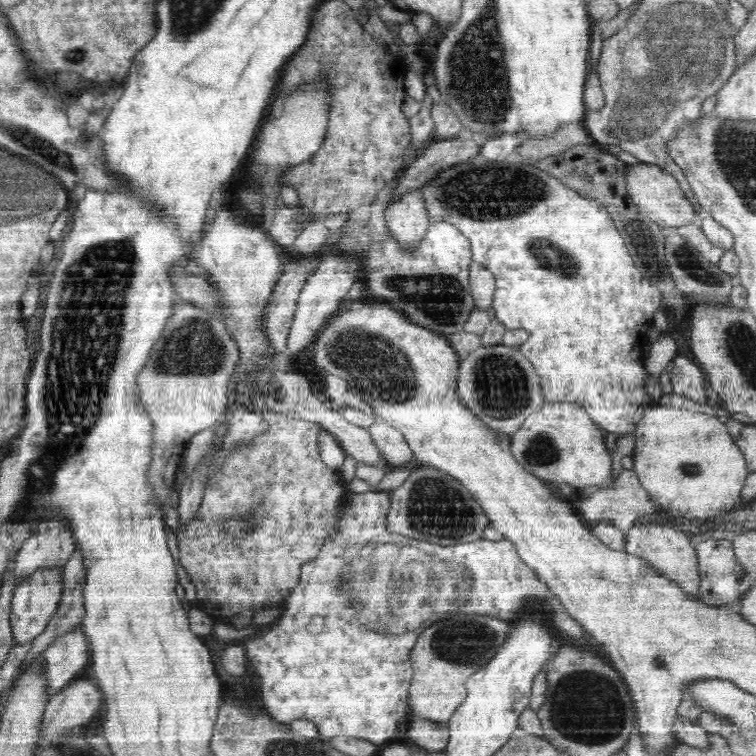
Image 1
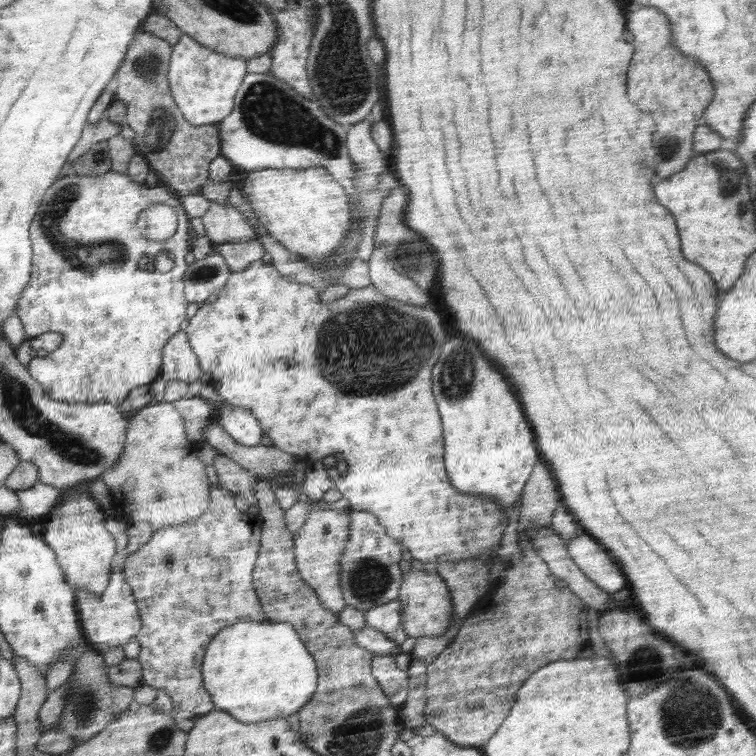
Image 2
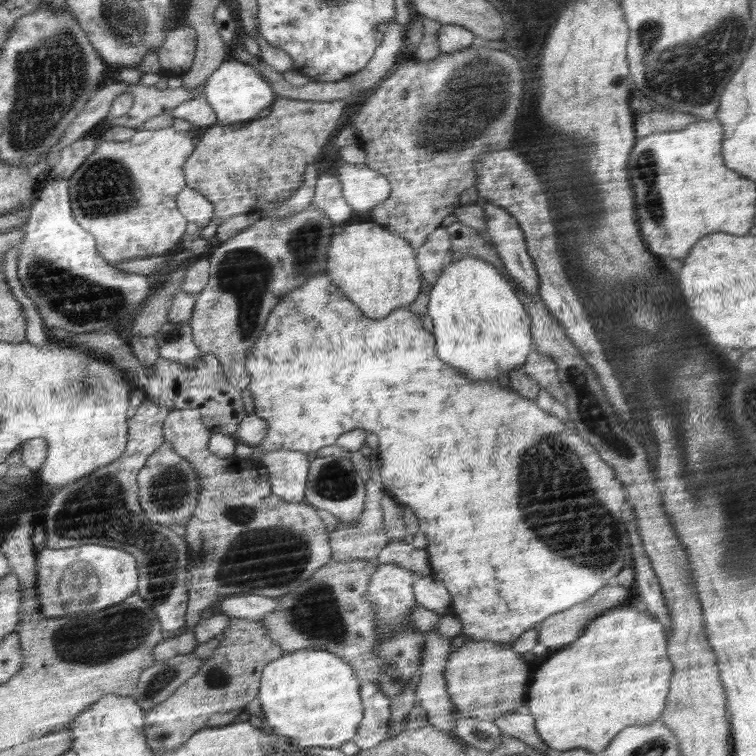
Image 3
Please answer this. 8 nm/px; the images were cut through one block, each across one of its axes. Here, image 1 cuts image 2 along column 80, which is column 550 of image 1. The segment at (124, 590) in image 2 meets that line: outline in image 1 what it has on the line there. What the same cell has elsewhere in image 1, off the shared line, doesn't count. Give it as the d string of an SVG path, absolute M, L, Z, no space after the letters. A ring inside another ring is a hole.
M369 491L361 494L352 493L346 506L343 508L346 513L344 519L339 524L340 529L332 534L332 537L326 540L320 554L312 562L306 562L306 566L302 566L300 570L300 578L296 587L294 587L286 602L283 602L282 614L272 623L272 627L268 632L264 632L260 638L249 639L242 642L246 649L248 665L254 668L258 676L260 676L262 699L264 710L278 722L290 723L296 718L302 718L314 722L319 734L326 738L334 738L334 736L352 736L352 738L364 738L370 740L374 744L382 744L384 740L390 740L396 730L398 730L398 722L404 718L406 710L408 710L408 696L410 678L412 678L413 669L410 663L410 653L414 643L417 641L418 635L432 622L442 620L446 616L454 616L454 614L470 614L470 612L478 612L478 614L486 614L486 616L494 616L494 618L502 618L502 620L514 620L518 618L518 614L522 614L522 610L526 610L526 606L541 606L545 610L545 614L549 614L550 622L553 622L555 636L561 639L566 645L588 644L593 647L594 651L601 654L602 648L592 640L587 632L582 628L578 621L566 612L558 597L550 592L548 585L545 585L535 573L531 570L518 555L516 545L504 538L499 541L478 540L478 542L465 542L464 544L454 546L442 546L430 544L424 541L403 537L402 535L391 533L386 529L386 520L388 510L390 510L389 492L386 491Z

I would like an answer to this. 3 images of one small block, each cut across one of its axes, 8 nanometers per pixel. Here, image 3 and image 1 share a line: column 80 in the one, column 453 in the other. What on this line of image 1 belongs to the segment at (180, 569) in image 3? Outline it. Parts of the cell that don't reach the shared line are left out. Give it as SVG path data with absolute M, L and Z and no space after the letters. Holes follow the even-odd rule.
M420 465L411 469L406 482L389 492L389 498L391 502L386 529L403 537L454 546L484 538L484 529L490 525L488 517L482 514L482 507L460 482L450 474L428 466Z

